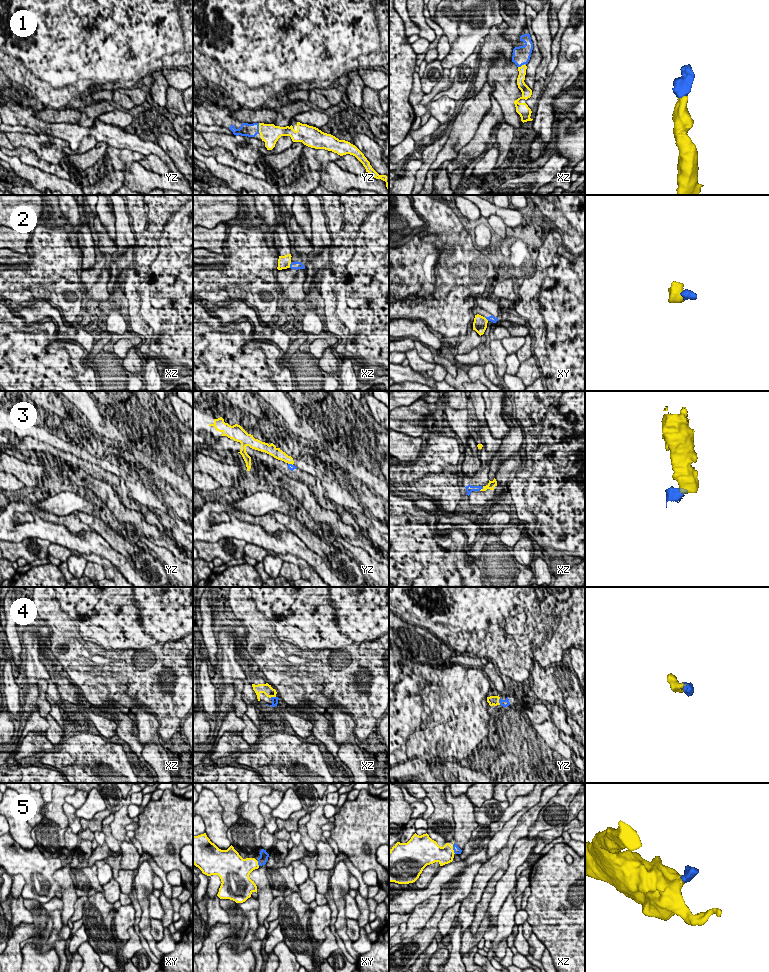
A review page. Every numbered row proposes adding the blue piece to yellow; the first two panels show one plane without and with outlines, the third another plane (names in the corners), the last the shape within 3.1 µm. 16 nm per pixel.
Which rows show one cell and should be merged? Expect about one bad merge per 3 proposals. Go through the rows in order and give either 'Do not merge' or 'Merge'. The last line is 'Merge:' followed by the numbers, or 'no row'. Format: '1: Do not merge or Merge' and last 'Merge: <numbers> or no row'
1: Merge
2: Do not merge
3: Do not merge
4: Merge
5: Merge
Merge: 1, 4, 5

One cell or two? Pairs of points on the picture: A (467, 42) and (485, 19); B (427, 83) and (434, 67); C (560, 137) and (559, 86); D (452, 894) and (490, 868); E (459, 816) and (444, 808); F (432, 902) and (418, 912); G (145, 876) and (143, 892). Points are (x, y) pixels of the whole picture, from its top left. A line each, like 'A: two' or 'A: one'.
A: one
B: one
C: two
D: two
E: two
F: one
G: one

